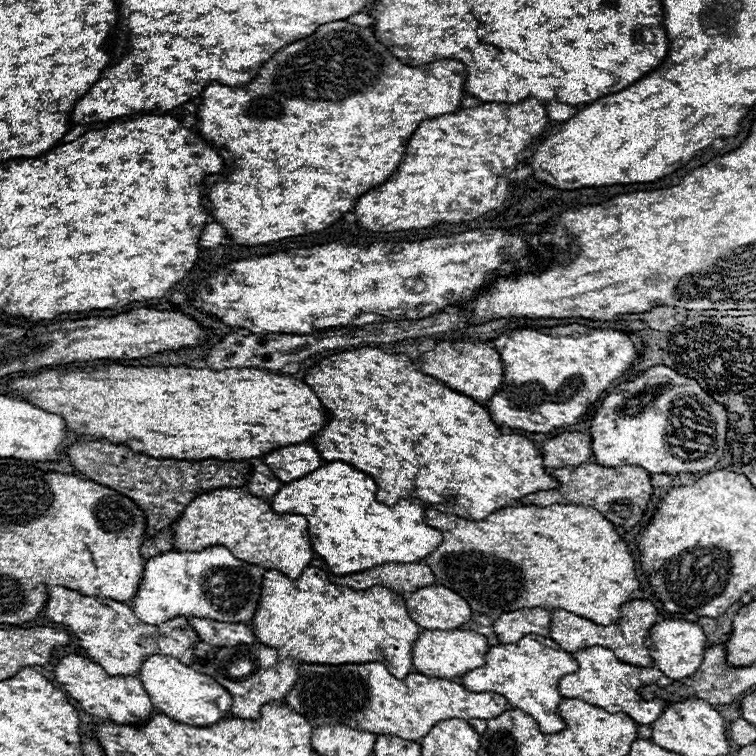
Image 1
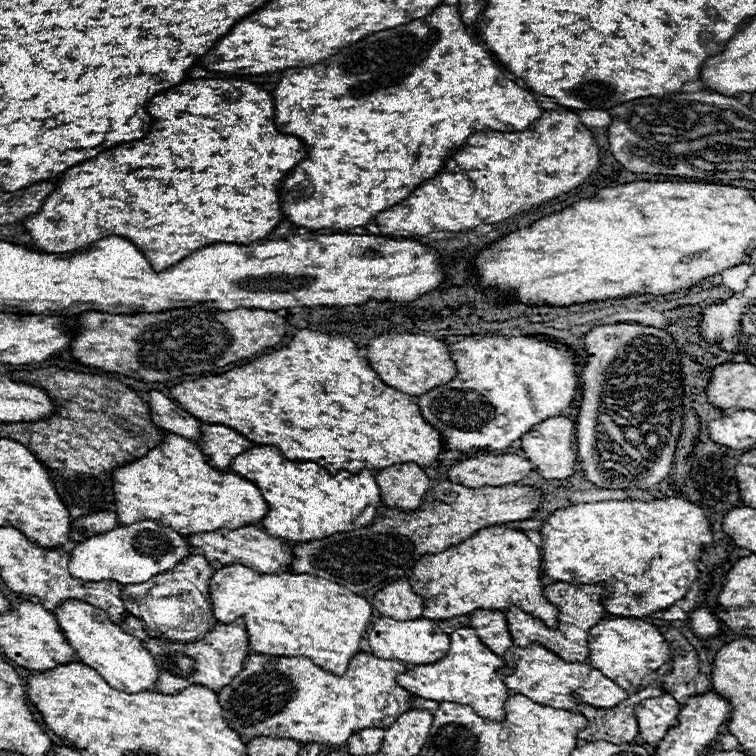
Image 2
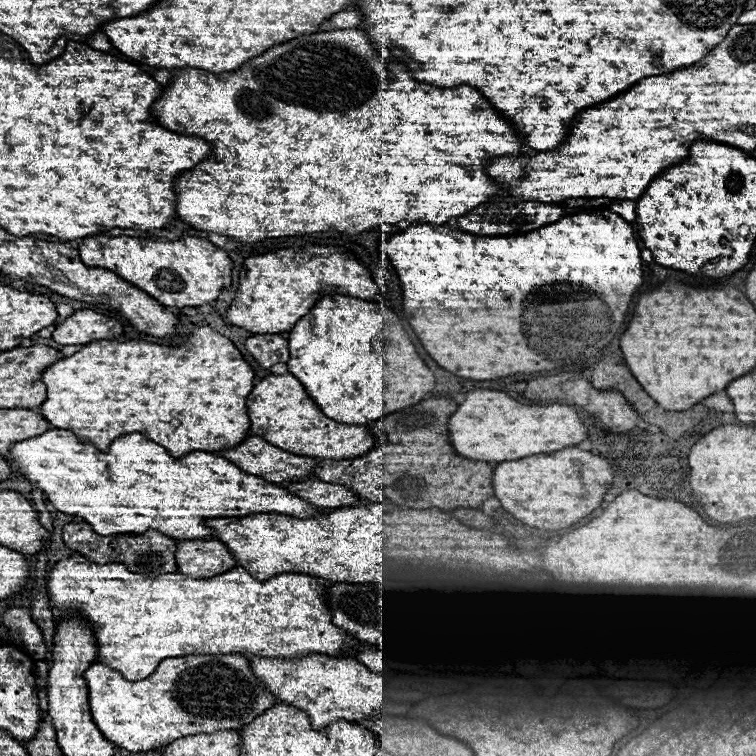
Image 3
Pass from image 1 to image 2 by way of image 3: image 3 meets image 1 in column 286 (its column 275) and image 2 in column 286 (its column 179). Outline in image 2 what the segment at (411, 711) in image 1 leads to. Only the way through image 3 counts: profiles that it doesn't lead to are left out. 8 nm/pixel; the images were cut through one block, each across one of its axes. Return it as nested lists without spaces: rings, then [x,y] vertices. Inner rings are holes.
[[[358,652],[348,664],[348,670],[344,676],[334,676],[330,672],[324,672],[322,668],[314,666],[308,658],[282,658],[282,656],[262,656],[262,654],[250,654],[246,656],[242,664],[242,672],[234,676],[234,680],[220,688],[216,692],[222,716],[226,724],[238,732],[240,736],[258,738],[290,738],[298,740],[302,744],[316,742],[326,746],[340,746],[344,744],[352,732],[362,728],[388,728],[402,712],[410,710],[408,698],[410,694],[396,684],[396,676],[406,672],[406,666],[400,660],[382,660],[368,652]]]

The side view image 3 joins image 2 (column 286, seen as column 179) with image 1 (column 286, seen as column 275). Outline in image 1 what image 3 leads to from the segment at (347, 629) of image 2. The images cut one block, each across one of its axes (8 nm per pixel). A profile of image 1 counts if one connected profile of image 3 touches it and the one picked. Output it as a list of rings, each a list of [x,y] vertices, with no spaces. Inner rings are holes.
[[[306,566],[298,580],[290,580],[278,570],[266,570],[262,578],[262,594],[252,620],[254,636],[260,644],[278,648],[278,658],[294,658],[308,664],[364,664],[364,662],[390,662],[390,674],[406,678],[412,670],[412,644],[420,634],[420,626],[410,620],[406,602],[402,596],[374,586],[368,590],[350,590],[334,586],[326,572],[314,566]]]

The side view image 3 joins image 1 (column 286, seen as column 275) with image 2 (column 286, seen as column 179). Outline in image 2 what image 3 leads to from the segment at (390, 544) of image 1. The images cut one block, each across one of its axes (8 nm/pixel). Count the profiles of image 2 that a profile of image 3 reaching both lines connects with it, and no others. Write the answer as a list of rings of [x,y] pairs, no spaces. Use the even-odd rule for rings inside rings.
[[[254,446],[238,454],[230,470],[258,484],[268,504],[268,514],[260,524],[270,536],[290,542],[320,540],[336,532],[370,526],[376,518],[376,510],[382,506],[380,488],[370,470],[360,470],[358,474],[340,470],[336,476],[330,476],[318,464],[286,460],[276,446]]]

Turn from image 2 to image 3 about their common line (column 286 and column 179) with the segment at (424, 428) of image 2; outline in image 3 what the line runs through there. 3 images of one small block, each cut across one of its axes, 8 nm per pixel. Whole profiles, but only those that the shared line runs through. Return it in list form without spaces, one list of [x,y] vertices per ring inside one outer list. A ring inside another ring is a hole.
[[[208,326],[196,328],[180,346],[158,346],[144,340],[100,340],[44,370],[42,380],[48,388],[48,400],[40,406],[40,414],[52,426],[76,432],[76,436],[92,440],[104,452],[114,440],[134,432],[164,446],[174,458],[184,458],[190,452],[222,452],[236,448],[250,434],[246,398],[254,388],[254,378],[252,366],[234,344]]]

